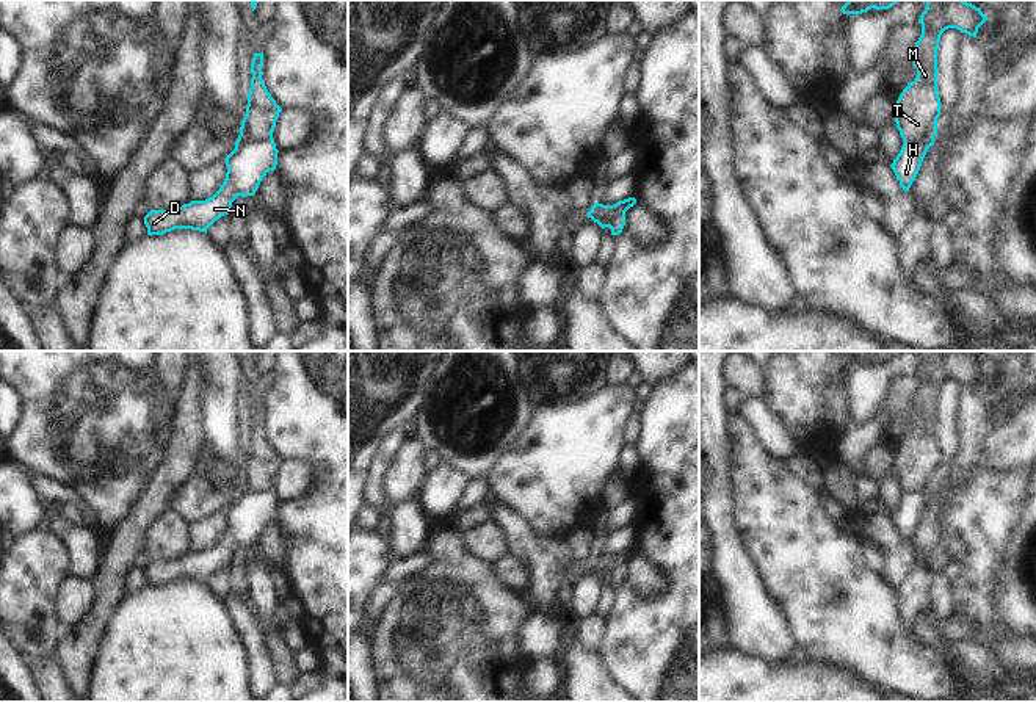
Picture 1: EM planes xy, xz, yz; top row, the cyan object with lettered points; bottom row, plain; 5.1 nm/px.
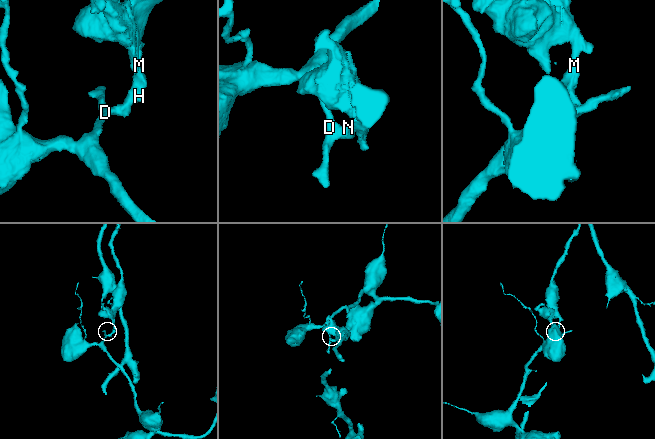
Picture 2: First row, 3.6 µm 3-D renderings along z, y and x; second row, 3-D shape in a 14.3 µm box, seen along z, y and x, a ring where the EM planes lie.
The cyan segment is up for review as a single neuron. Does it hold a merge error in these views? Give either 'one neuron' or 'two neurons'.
two neurons

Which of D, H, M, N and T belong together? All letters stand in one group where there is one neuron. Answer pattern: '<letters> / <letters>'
D H N / M T

